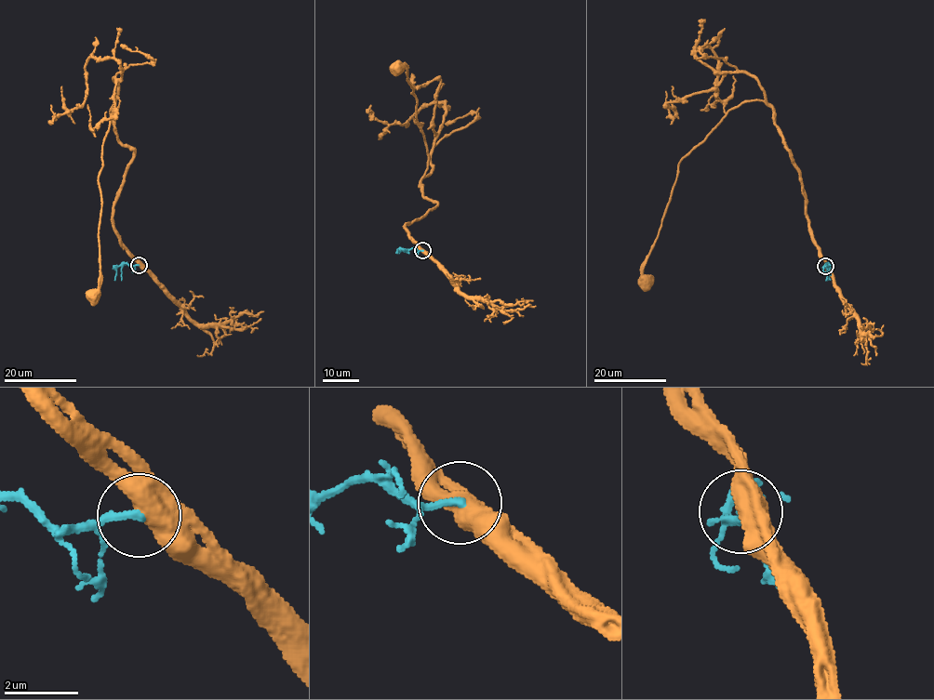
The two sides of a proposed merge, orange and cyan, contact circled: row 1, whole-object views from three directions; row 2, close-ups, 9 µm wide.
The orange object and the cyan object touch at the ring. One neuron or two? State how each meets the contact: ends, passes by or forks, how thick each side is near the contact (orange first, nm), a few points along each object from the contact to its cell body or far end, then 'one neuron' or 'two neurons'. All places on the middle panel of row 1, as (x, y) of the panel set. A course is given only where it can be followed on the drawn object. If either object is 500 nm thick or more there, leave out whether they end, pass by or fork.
550/200 nm | orange via (422, 250), (405, 226), (437, 204), (420, 188), (426, 143), (406, 65), (399, 72), (396, 69) | cyan via (422, 250), (412, 248), (398, 252), (397, 249) | two neurons

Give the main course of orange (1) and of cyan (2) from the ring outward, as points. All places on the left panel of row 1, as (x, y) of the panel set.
1: (139, 265), (113, 219), (135, 151), (118, 139), (113, 106), (100, 157), (100, 287), (92, 295)
2: (139, 265), (121, 264), (116, 269), (114, 280)

